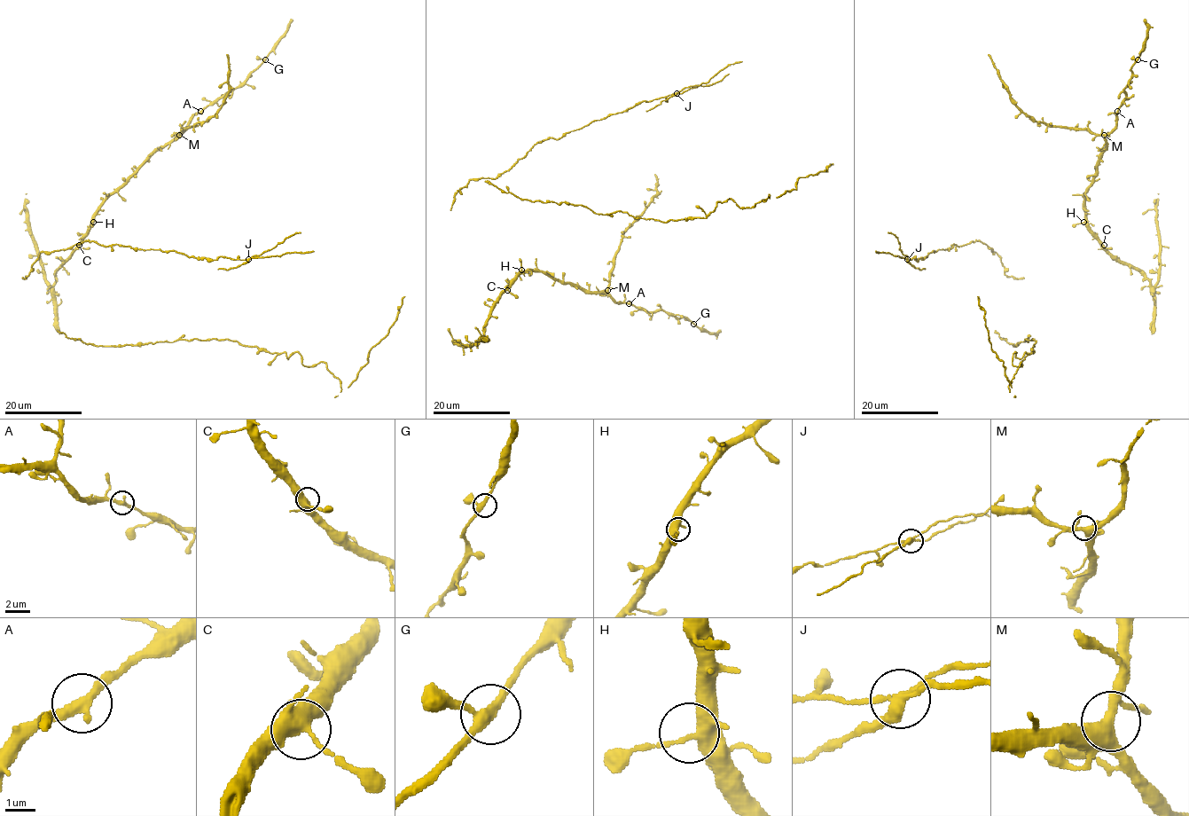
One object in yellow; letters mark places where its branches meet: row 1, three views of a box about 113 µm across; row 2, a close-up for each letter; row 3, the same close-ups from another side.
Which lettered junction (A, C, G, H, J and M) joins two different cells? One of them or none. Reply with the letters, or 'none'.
J

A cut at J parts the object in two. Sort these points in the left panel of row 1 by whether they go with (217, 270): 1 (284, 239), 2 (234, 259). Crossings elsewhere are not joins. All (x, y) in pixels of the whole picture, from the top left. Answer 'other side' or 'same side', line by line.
1: same side
2: other side

